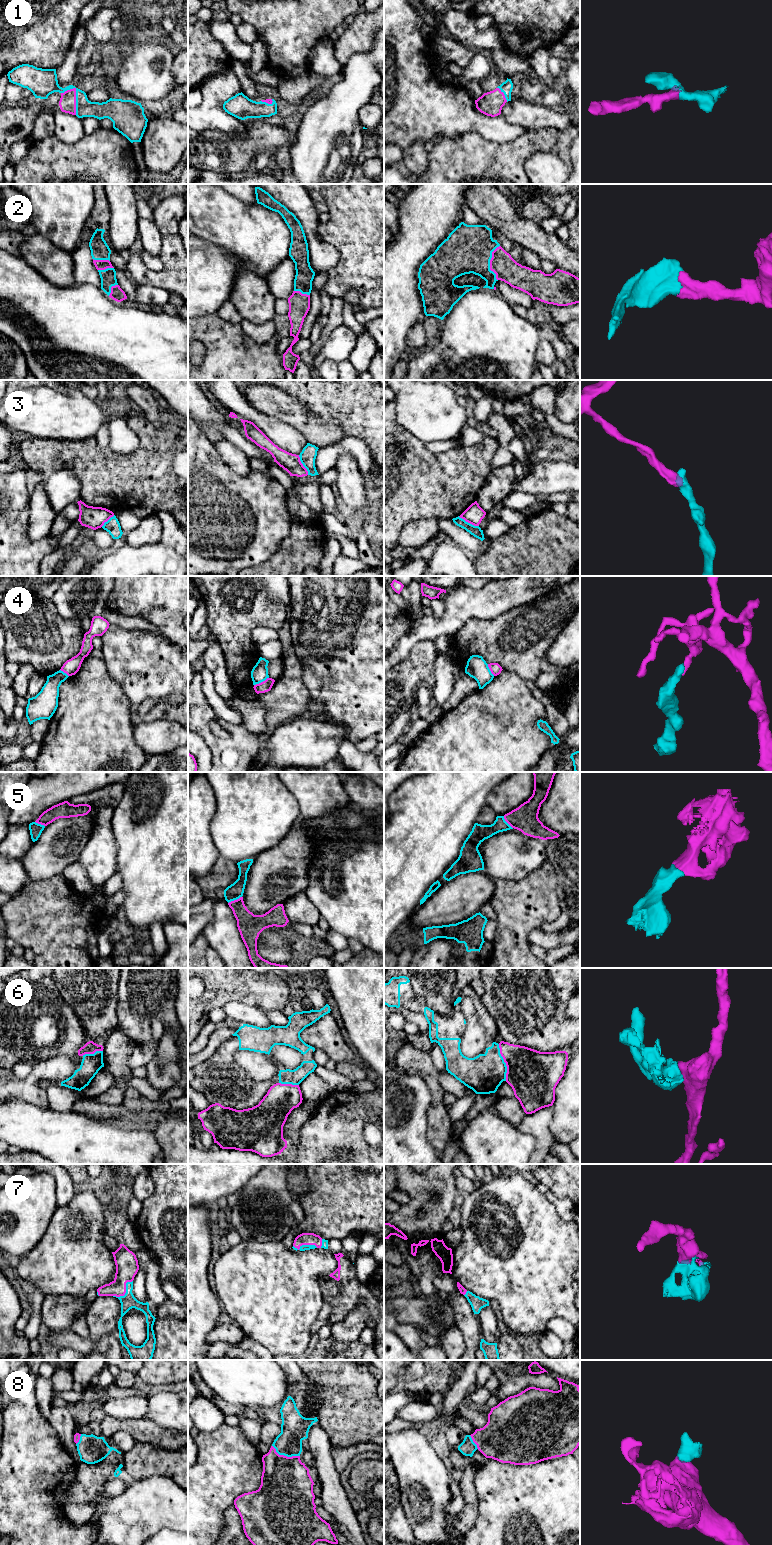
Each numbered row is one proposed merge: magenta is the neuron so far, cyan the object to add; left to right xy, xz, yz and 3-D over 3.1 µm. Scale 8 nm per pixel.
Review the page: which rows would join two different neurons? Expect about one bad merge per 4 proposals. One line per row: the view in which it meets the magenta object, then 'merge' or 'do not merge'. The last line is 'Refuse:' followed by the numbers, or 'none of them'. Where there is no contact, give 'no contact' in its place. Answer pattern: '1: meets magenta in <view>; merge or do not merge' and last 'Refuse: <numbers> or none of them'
1: meets magenta in xy; merge
2: meets magenta in yz; merge
3: meets magenta in yz; do not merge
4: meets magenta in xz; do not merge
5: meets magenta in xz; merge
6: meets magenta in yz; do not merge
7: meets magenta in xy; merge
8: meets magenta in xz; merge
Refuse: 3, 4, 6

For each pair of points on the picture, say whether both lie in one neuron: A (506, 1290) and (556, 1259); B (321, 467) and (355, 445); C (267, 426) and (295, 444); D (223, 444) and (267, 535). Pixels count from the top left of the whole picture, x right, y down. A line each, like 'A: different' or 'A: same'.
A: same
B: same
C: same
D: different

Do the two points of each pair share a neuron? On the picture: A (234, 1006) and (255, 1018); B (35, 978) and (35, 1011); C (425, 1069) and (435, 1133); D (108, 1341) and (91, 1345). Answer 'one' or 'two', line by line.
A: one
B: one
C: one
D: one

